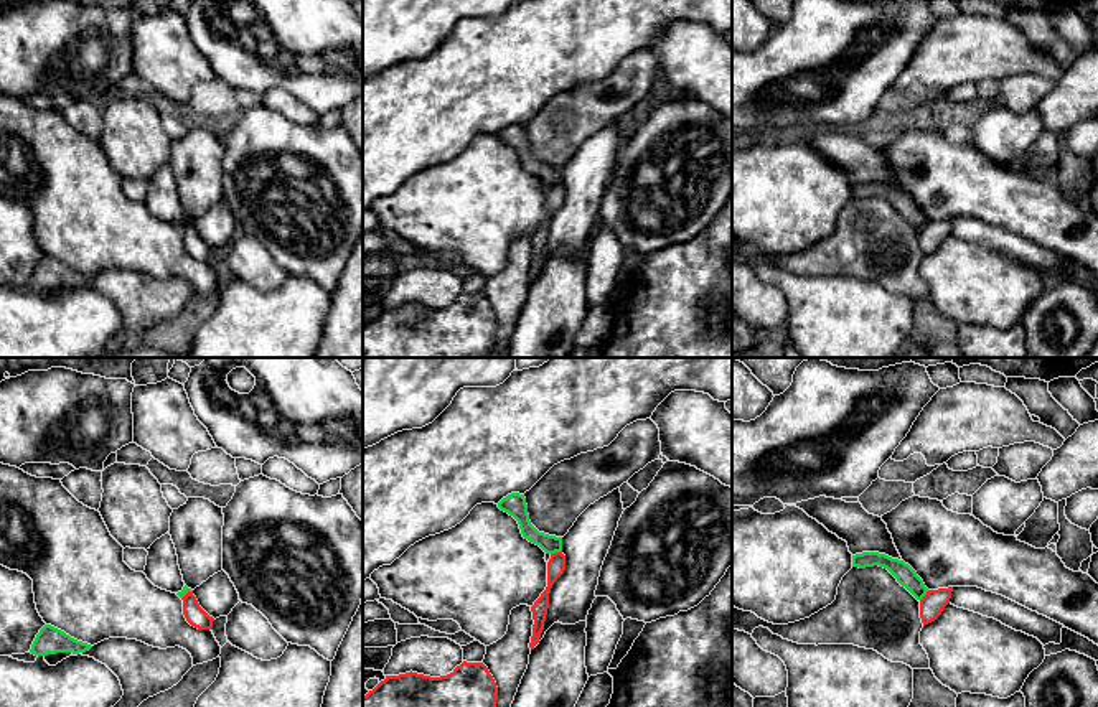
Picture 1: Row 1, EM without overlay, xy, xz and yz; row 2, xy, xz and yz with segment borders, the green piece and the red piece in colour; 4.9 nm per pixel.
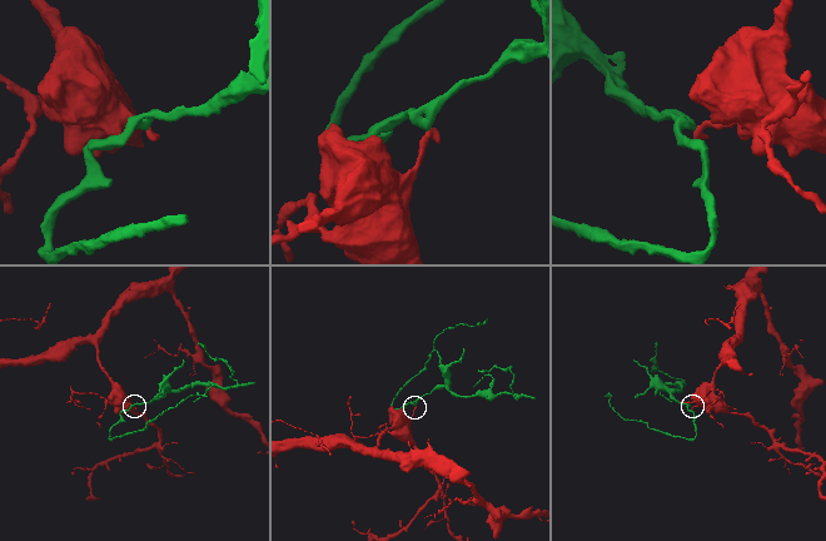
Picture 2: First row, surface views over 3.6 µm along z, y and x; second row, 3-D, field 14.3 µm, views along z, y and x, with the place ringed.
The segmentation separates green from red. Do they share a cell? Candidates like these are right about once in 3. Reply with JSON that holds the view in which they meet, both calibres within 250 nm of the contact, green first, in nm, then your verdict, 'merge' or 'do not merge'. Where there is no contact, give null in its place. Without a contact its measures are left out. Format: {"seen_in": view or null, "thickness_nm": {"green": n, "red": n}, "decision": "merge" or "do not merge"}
{"seen_in": "xz", "thickness_nm": {"green": 90, "red": 90}, "decision": "do not merge"}

